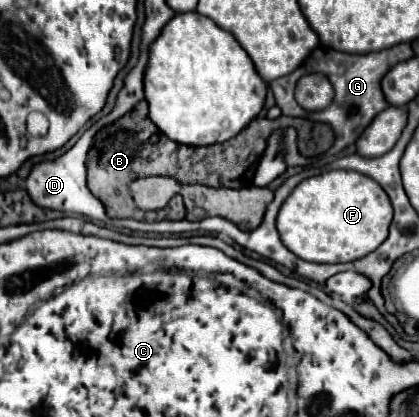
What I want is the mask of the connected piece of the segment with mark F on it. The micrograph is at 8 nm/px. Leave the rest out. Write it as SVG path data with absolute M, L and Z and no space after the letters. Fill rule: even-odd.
M329 170L303 180L283 202L277 230L283 244L301 260L335 264L353 262L377 250L393 220L391 200L385 190L369 176L353 170Z

